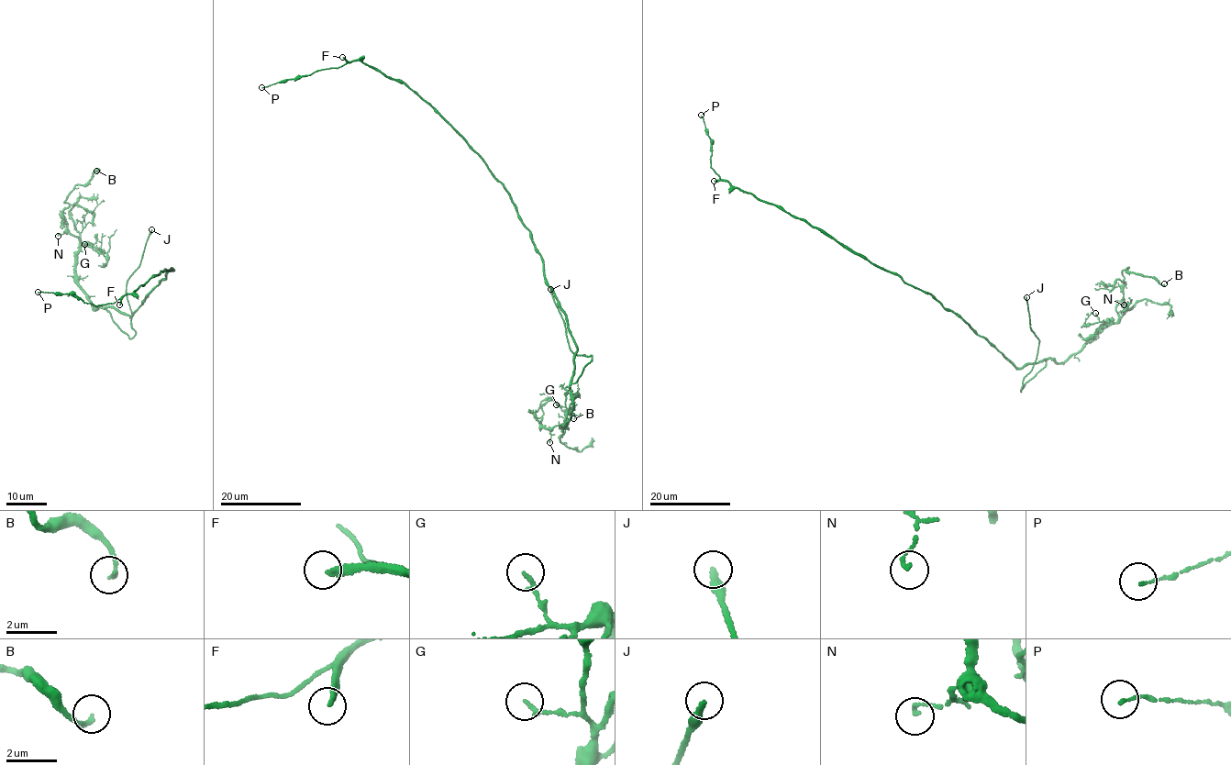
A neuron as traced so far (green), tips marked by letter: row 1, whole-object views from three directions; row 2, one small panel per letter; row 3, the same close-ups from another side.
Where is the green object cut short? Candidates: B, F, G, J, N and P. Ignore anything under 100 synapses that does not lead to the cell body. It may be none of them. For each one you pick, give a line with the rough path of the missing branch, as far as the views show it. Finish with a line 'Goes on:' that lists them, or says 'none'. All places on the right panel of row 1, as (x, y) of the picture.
J: Course of what is missing: (1026, 297), (1021, 281), (1025, 273), (1013, 275), (1015, 273)
Goes on: F, J

